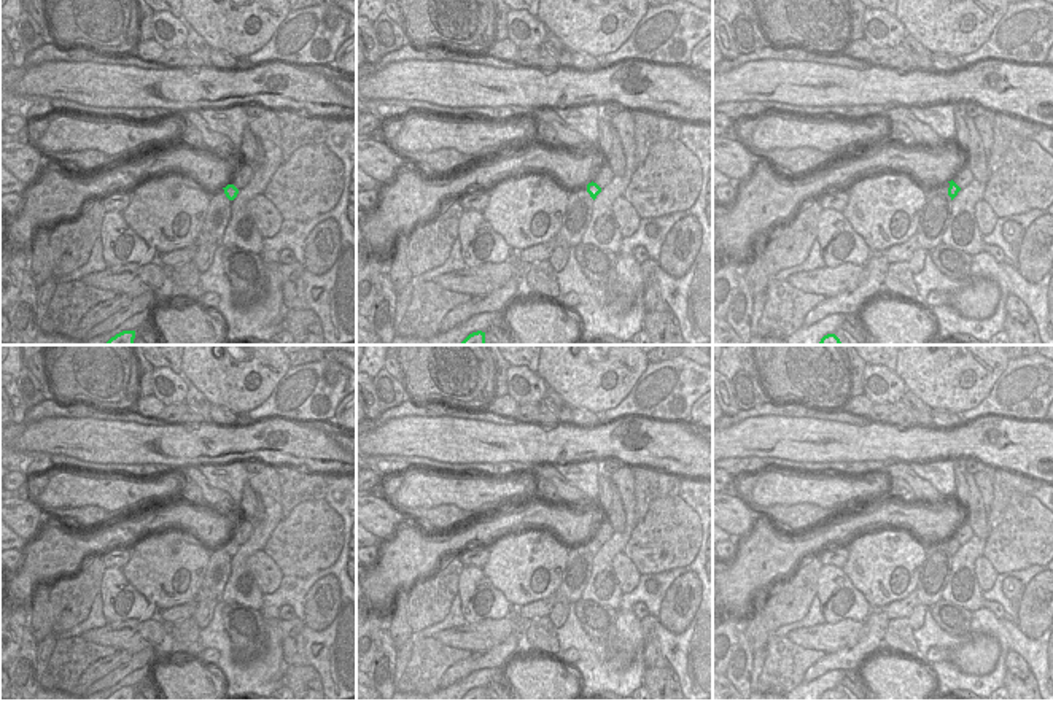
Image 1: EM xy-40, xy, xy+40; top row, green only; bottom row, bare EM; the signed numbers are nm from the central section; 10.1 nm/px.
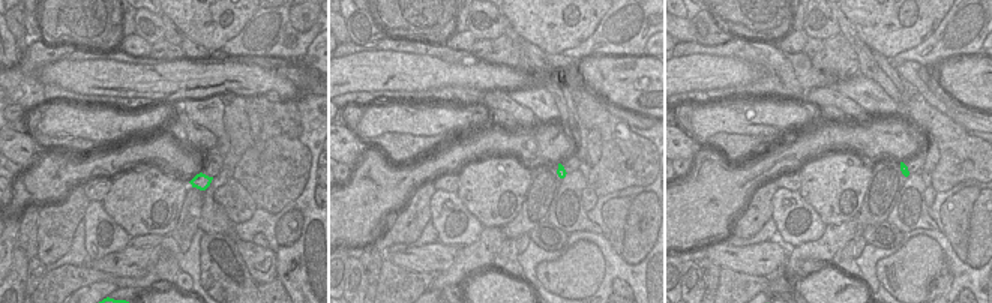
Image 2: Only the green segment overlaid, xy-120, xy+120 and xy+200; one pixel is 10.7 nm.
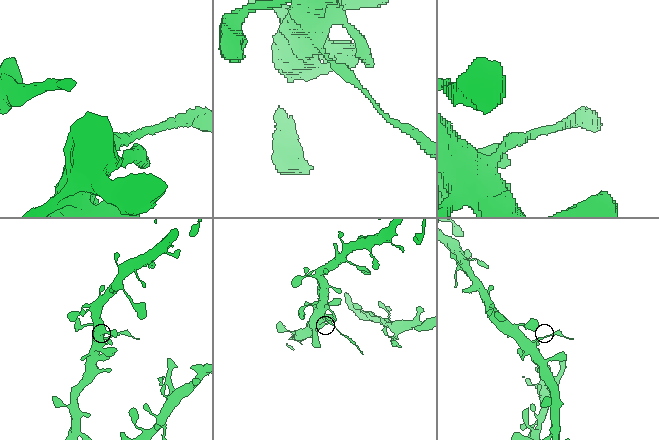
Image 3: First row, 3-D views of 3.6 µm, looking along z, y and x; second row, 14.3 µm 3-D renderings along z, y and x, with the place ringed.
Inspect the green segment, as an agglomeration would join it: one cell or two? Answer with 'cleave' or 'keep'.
cleave

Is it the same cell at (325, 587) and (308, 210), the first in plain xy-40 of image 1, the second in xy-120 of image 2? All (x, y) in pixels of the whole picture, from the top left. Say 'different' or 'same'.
different

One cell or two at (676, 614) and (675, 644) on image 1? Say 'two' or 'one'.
two

